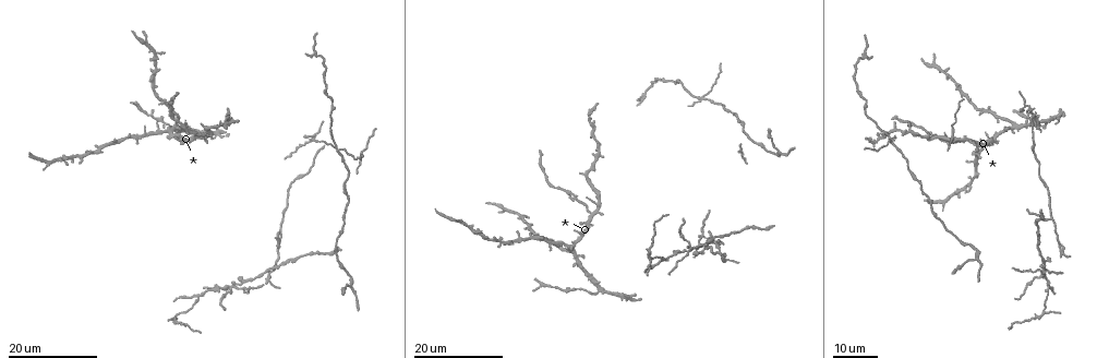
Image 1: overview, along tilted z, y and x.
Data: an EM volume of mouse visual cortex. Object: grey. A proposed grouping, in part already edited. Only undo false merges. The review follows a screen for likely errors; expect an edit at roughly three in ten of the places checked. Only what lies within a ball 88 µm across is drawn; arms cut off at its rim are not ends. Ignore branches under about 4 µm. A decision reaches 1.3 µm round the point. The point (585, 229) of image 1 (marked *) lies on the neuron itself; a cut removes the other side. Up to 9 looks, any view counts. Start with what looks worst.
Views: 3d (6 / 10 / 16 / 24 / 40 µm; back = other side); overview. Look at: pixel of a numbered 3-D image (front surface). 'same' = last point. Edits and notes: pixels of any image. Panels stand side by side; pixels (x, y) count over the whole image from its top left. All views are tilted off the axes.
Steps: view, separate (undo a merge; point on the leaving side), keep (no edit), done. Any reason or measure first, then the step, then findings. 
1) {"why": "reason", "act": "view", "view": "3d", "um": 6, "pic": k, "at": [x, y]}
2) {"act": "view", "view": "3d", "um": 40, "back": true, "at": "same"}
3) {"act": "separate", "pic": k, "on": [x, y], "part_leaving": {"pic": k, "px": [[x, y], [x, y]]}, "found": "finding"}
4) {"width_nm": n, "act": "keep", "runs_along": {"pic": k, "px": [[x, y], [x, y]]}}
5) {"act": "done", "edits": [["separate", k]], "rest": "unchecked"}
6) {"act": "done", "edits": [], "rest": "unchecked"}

{"why": "four arms meet", "act": "view", "view": "3d", "um": 24, "pic": 1, "at": [337, 149]}

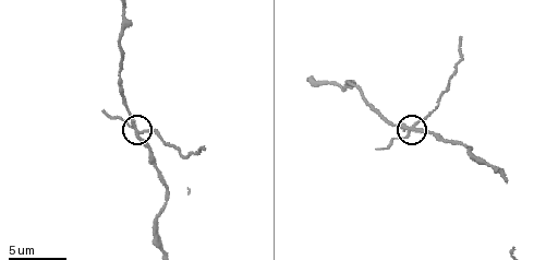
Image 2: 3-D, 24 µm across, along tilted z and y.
{"act": "view", "view": "3d", "um": 10, "pic": 2, "at": [138, 134]}

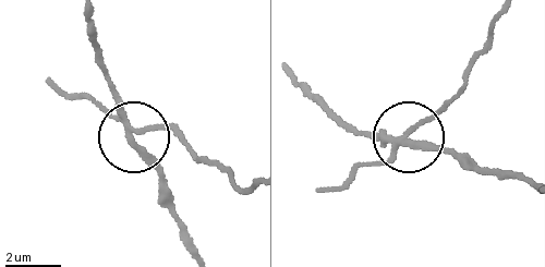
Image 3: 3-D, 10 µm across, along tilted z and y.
{"width_nm": 200, "act": "separate", "pic": 3, "on": [94, 102], "found": "a second neuron is stuck on"}

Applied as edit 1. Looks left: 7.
{"why": "redraw", "act": "view", "view": "overview"}

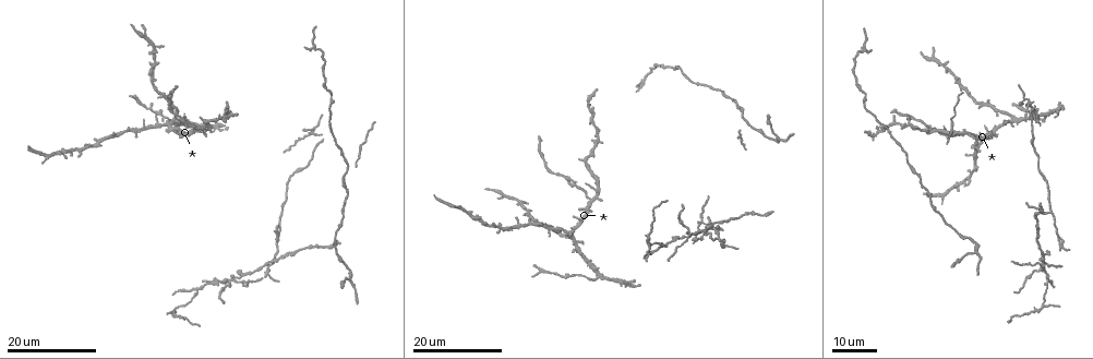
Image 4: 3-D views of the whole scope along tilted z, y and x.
{"act": "view", "view": "3d", "um": 16, "pic": 4, "at": [227, 279]}

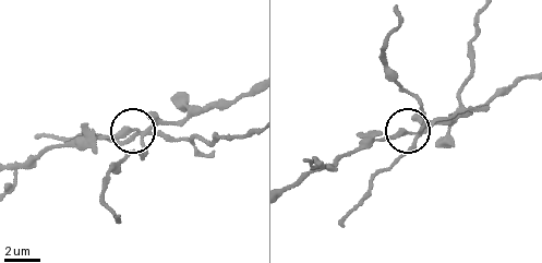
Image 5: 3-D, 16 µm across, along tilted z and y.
{"act": "view", "view": "3d", "um": 6, "pic": 5, "at": [140, 135]}

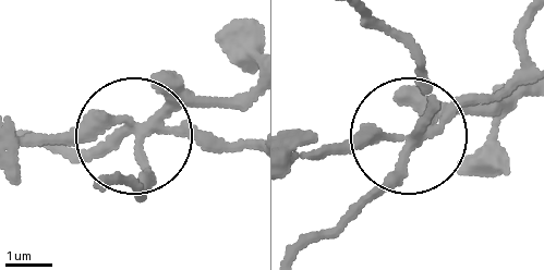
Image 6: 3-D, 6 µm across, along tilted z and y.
{"arms": 5, "act": "separate", "pic": 6, "on": [76, 134], "part_leaving": {"pic": 6, "px": [[418, 134], [366, 131], [295, 156]]}, "found": "a second neuron is stuck on"}

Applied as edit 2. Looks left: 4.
{"why": "a fork", "act": "view", "view": "3d", "um": 24, "pic": 4, "at": [1048, 212]}

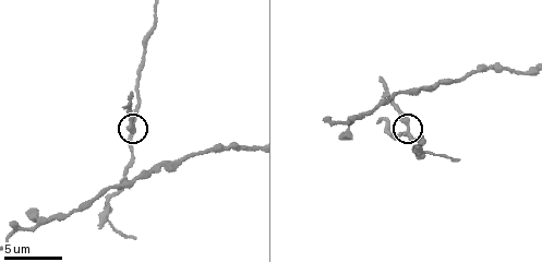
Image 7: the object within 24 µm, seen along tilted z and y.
{"act": "view", "view": "3d", "um": 10, "pic": 7, "at": [410, 132]}

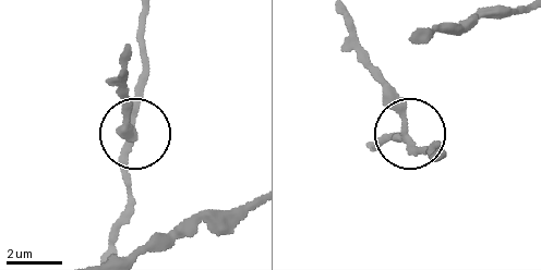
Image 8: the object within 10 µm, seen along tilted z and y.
{"act": "keep", "found": "one neuron here"}

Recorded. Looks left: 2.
{"act": "view", "view": "3d", "um": 24, "pic": 4, "at": [1010, 117]}

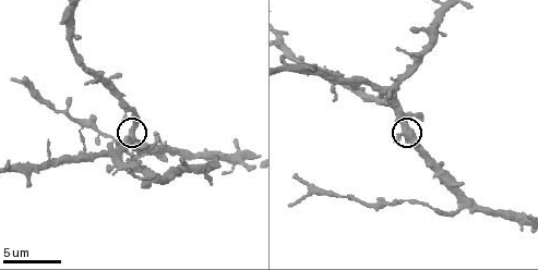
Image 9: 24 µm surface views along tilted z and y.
{"act": "view", "view": "3d", "um": 6, "pic": 9, "at": [130, 134]}

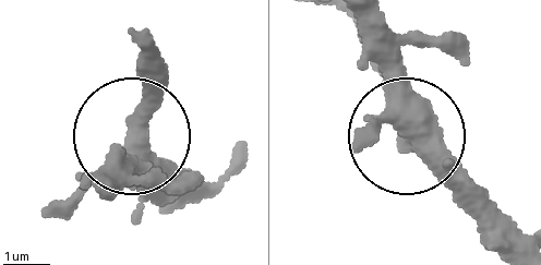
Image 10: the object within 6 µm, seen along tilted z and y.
{"act": "keep", "runs_along": {"pic": 10, "px": [[106, 191], [167, 76]]}, "found": "continuous, no second neuron"}

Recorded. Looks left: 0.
{"act": "done", "edits": [["separate", 3], ["separate", 6]], "rest": "unchecked"}

